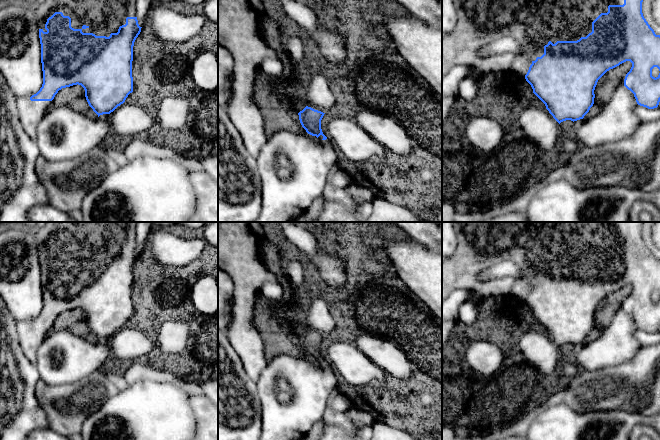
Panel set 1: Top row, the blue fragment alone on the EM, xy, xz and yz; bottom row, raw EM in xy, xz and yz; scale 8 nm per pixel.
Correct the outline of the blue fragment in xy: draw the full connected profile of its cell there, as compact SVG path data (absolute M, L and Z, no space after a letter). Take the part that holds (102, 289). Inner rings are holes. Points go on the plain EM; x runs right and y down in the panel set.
M41 222L34 228L39 248L43 308L36 318L16 325L23 354L31 363L36 363L40 344L62 312L81 309L89 330L98 341L113 336L133 316L133 270L142 252L136 241L136 225L137 222Z

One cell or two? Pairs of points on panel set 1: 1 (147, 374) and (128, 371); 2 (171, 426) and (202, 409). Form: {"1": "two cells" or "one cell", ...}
{"1": "one cell", "2": "two cells"}

